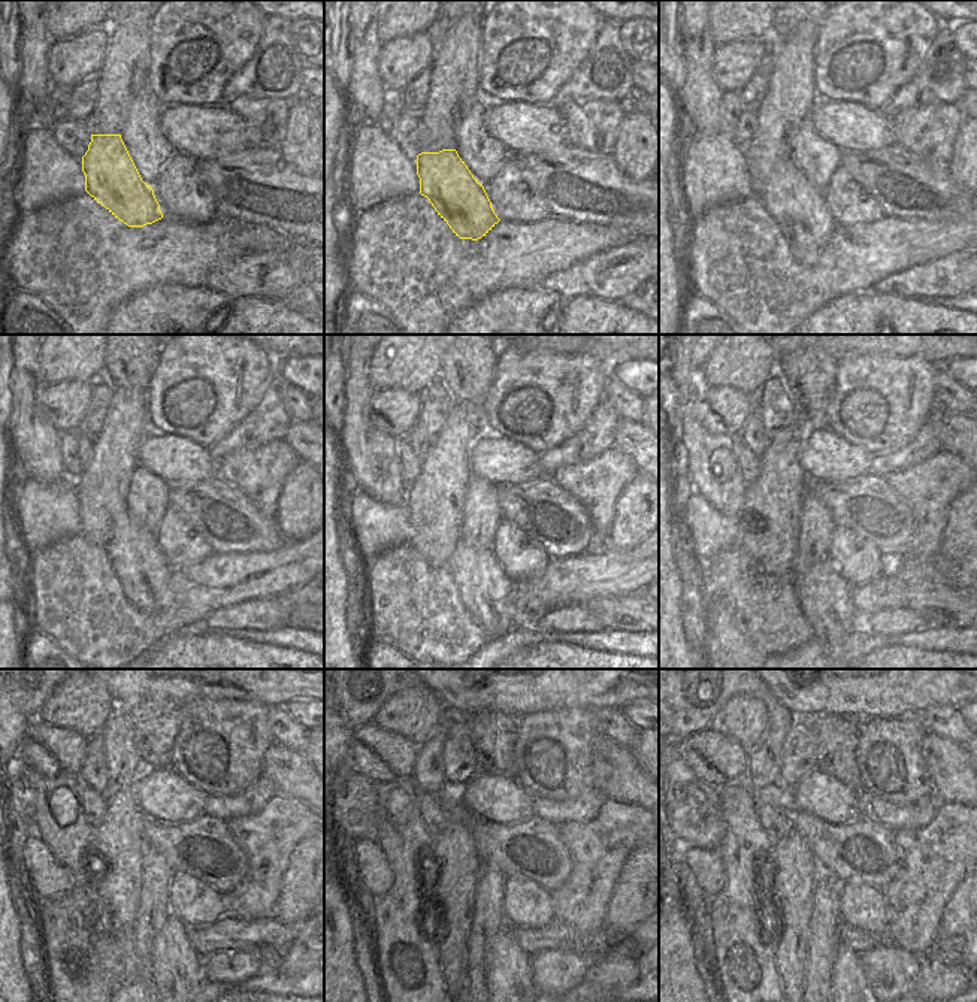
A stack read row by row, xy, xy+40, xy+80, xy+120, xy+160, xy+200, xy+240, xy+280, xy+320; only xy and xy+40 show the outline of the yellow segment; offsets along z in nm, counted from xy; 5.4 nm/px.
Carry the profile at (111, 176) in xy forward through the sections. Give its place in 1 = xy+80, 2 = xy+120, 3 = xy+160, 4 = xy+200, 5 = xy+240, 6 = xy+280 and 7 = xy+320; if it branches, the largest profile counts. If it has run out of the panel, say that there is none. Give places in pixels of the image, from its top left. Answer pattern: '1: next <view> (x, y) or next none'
1: next xy+80 (799, 209)
2: next xy+120 (141, 566)
3: next xy+160 (486, 592)
4: next xy+200 (825, 598)
5: next xy+240 (175, 968)
6: next xy+280 (510, 972)
7: next xy+320 (847, 972)

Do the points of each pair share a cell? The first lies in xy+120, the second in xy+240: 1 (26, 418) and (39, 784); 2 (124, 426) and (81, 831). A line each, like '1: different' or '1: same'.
1: same
2: different

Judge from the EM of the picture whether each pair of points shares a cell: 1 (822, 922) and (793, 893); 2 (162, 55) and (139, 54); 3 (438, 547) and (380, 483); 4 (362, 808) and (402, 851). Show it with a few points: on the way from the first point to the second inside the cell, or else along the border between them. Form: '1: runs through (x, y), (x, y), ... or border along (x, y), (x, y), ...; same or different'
1: border along (816, 877), (807, 946); different
2: border along (151, 20), (151, 60), (144, 85); different
3: border along (410, 486), (404, 503); different
4: border along (377, 790), (375, 841); different

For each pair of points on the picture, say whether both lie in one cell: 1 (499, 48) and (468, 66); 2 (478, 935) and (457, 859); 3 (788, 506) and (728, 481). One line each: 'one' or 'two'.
1: two
2: two
3: two

